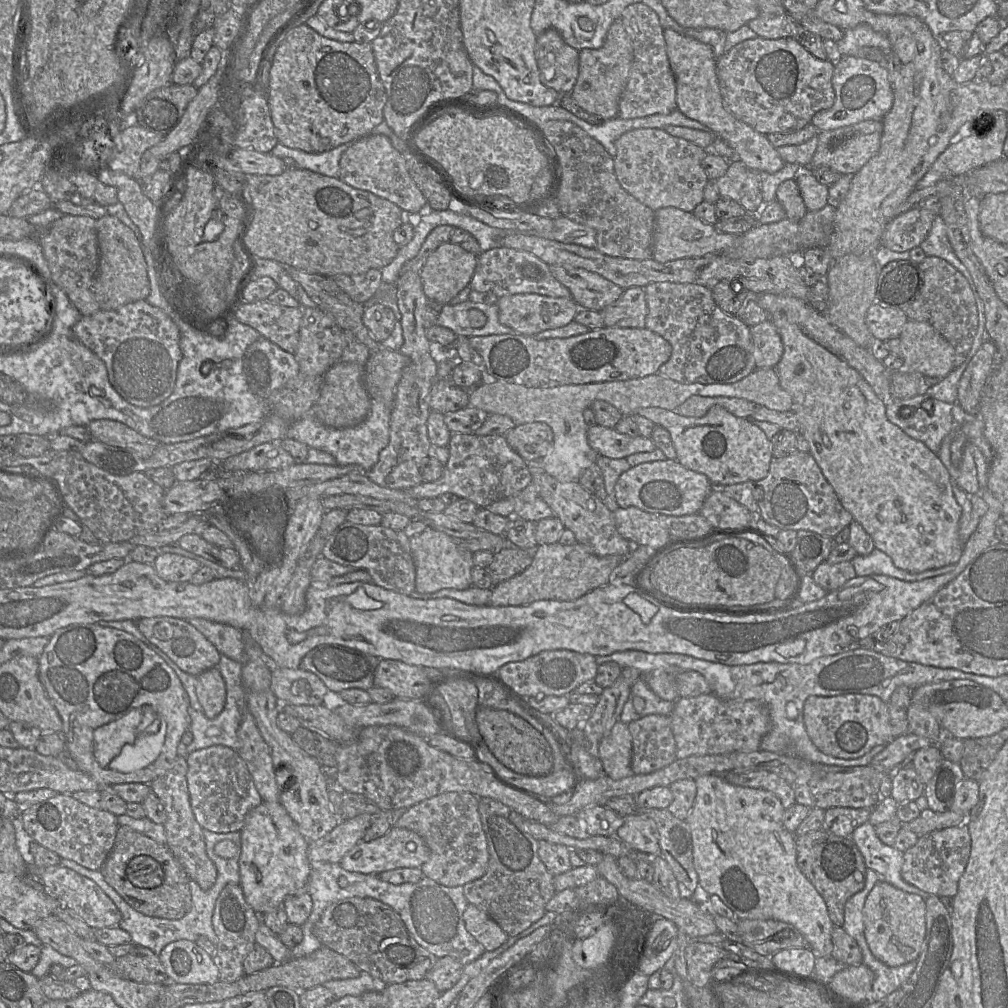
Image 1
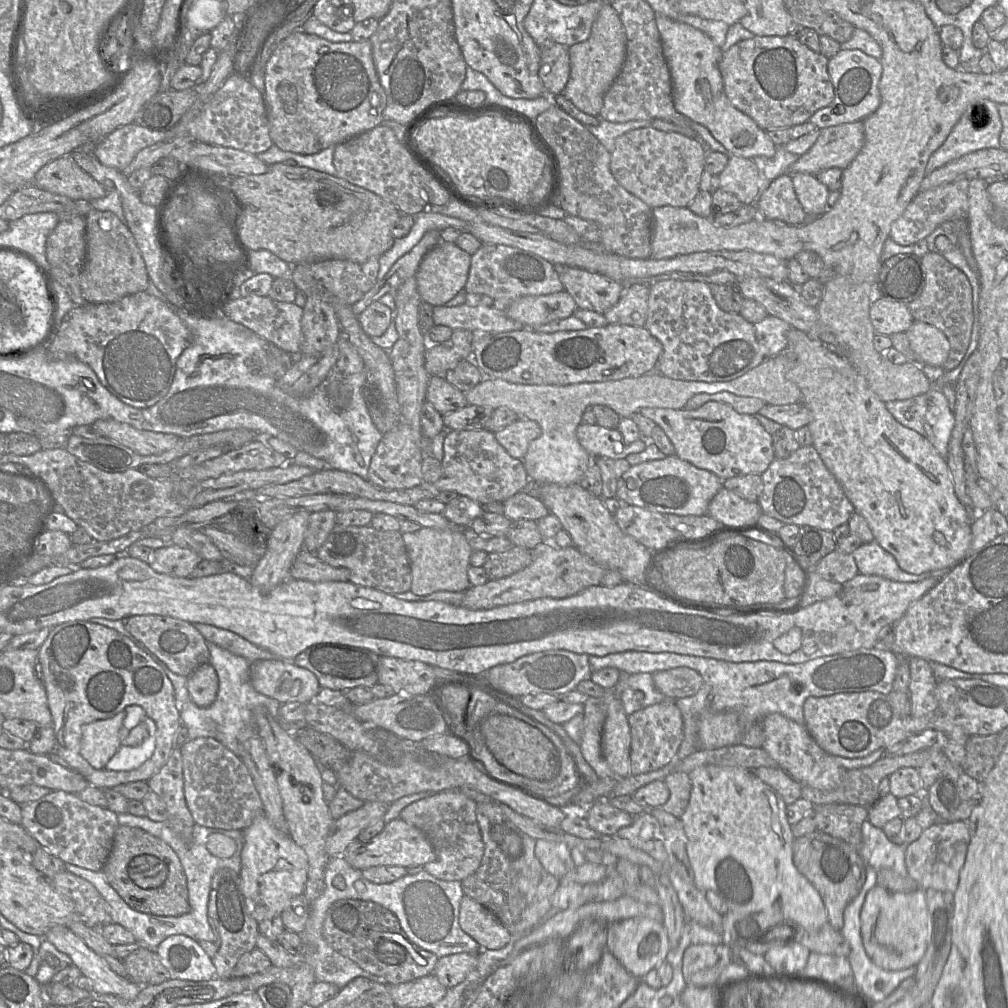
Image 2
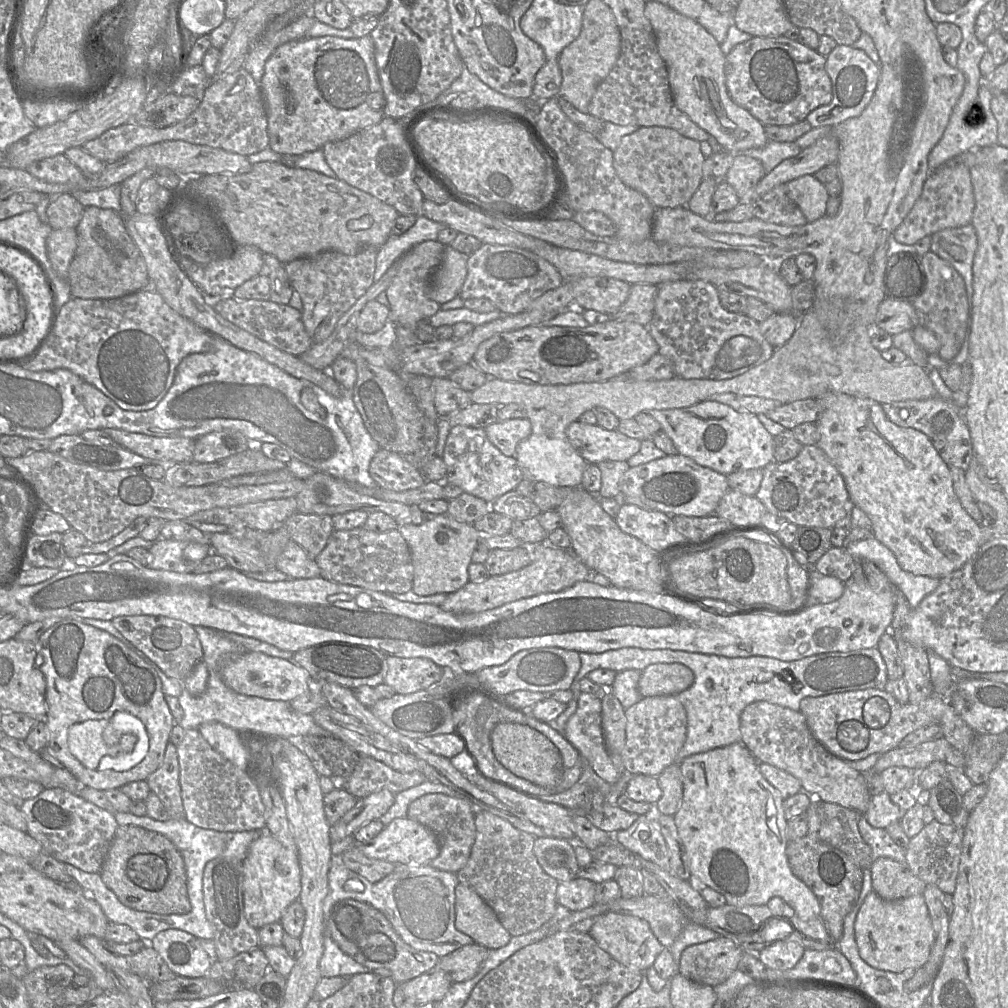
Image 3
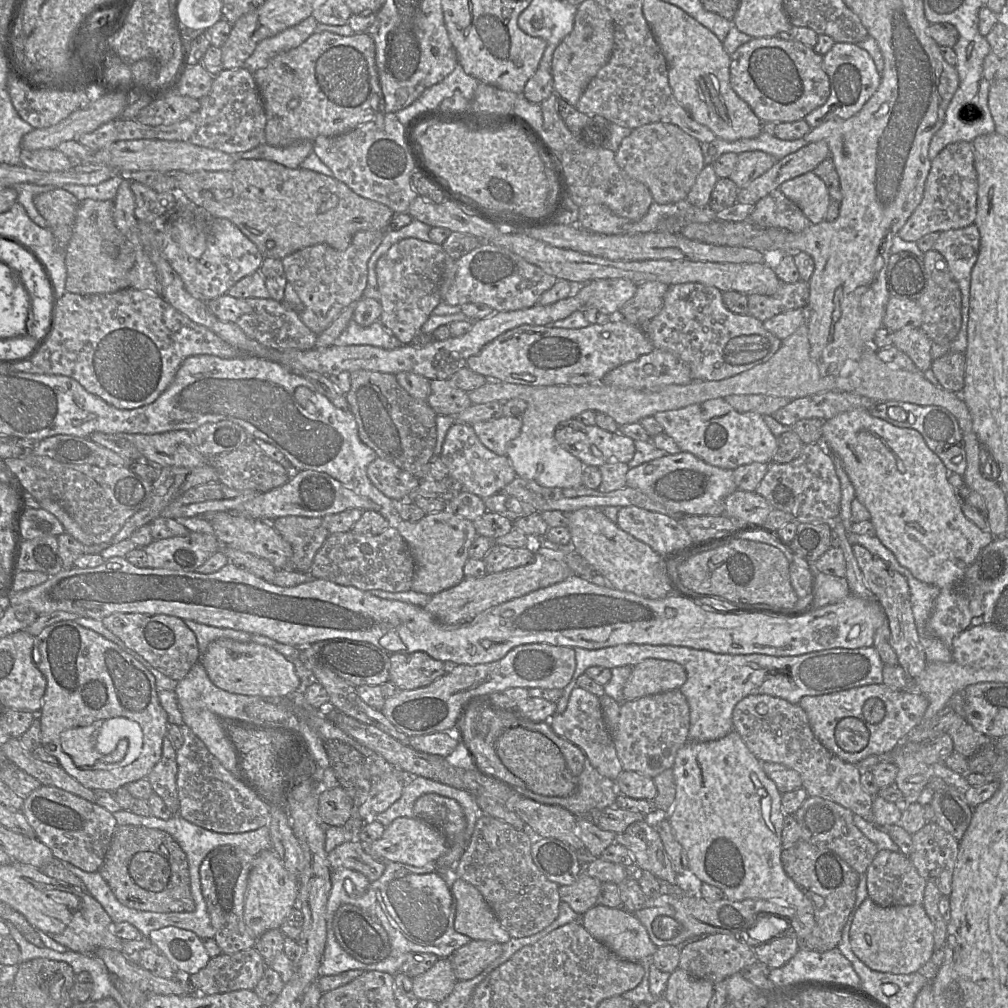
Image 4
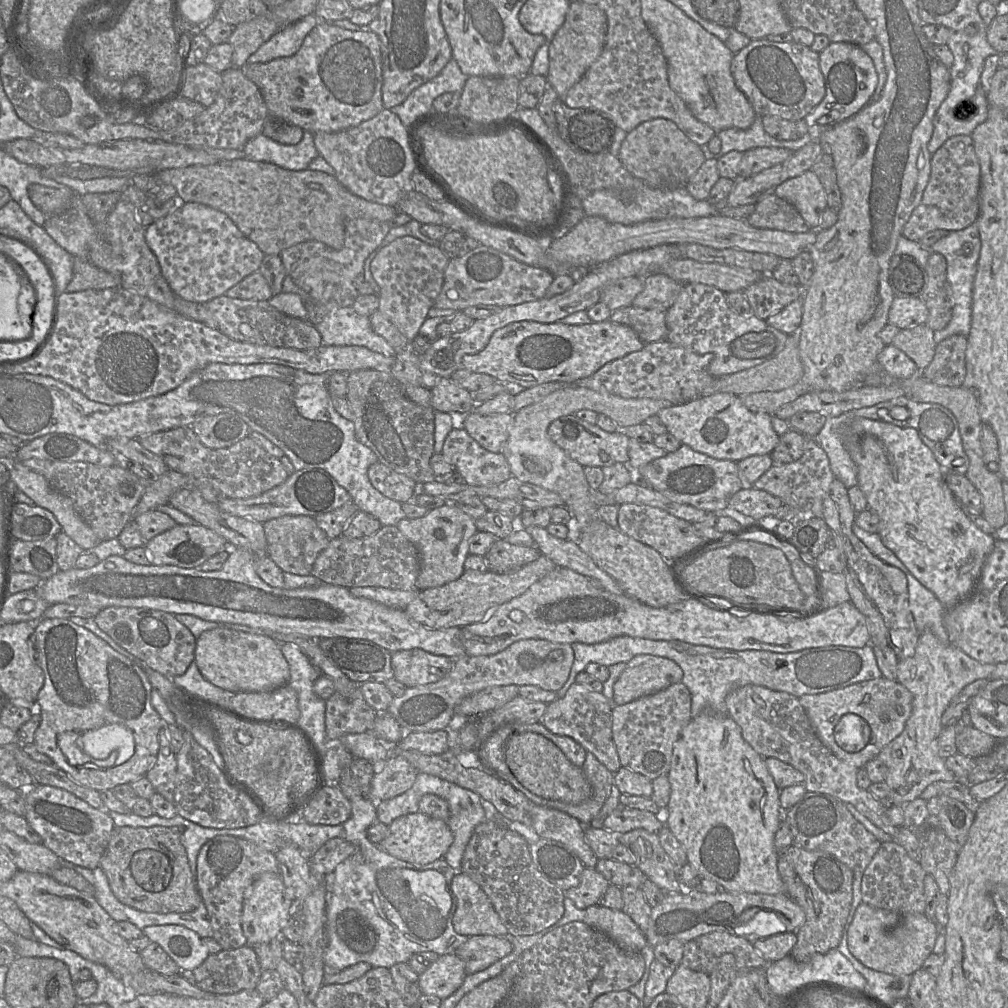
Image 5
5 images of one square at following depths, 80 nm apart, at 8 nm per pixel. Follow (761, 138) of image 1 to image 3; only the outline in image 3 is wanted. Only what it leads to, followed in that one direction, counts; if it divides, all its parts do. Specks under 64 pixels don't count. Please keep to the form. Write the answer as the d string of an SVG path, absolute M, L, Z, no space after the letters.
M657 1L646 2L645 16L651 23L658 52L666 65L675 106L697 126L714 137L721 147L731 154L740 154L750 148L764 147L769 141L765 126L748 110L736 104L728 93L725 75L727 55L724 55L716 39L696 21Z

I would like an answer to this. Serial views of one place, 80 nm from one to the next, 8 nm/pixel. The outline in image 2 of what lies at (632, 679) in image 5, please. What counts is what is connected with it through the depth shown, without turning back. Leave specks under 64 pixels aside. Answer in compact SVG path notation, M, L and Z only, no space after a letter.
M677 667L652 674L655 688L667 699L680 699L696 694L703 679L694 669Z

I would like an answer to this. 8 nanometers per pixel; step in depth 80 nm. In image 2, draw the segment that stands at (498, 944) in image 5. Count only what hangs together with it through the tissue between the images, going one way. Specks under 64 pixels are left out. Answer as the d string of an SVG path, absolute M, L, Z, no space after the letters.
M461 952L440 957L432 972L442 985L451 988L464 981L477 964L477 954Z

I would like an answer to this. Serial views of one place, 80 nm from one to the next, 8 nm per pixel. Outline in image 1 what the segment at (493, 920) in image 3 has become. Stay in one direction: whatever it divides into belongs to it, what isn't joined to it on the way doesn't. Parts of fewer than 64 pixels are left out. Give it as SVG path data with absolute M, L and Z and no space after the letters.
M468 903L463 919L467 931L485 948L493 951L504 944L508 934L486 914L473 904Z

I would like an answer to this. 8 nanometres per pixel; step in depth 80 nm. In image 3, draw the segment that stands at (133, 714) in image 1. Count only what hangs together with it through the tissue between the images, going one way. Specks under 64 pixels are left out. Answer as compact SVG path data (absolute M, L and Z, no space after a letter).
M88 720L72 725L68 730L68 747L73 756L86 768L97 770L105 755L120 756L119 742L109 746L103 739L103 732L109 720Z

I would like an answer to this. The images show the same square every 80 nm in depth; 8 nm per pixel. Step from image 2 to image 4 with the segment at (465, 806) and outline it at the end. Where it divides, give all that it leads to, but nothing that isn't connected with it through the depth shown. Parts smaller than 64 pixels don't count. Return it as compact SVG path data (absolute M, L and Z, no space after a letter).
M429 793L419 797L413 808L414 817L427 822L443 832L448 840L448 849L435 863L440 866L454 868L465 852L469 843L466 841L466 818L461 805L454 799L447 798L435 793Z

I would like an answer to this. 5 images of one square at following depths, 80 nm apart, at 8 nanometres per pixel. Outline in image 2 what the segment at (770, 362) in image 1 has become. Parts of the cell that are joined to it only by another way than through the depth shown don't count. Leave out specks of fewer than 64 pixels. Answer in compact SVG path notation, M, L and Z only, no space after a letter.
M771 315L754 324L756 339L766 357L776 356L786 349L790 328L786 321Z

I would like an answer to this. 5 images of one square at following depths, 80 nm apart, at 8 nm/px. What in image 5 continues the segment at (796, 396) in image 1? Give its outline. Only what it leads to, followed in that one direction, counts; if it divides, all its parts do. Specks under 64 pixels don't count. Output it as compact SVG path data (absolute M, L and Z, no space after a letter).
M856 417L848 424L846 428L844 433L844 442L852 460L857 467L857 485L867 500L868 508L876 513L879 518L878 533L881 537L882 543L896 555L896 557L923 586L934 593L946 610L969 597L974 590L983 564L989 553L992 551L996 539L994 535L988 535L982 532L965 515L961 505L956 501L945 482L944 475L946 471L937 462L933 452L921 440L918 432L913 428L901 428L880 420Z

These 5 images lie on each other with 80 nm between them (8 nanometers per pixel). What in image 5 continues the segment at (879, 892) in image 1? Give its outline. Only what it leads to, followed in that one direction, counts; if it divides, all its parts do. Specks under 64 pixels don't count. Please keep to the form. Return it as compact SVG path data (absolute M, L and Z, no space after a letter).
M861 903L848 930L848 949L869 969L895 976L912 976L933 953L939 929L924 914L902 914Z

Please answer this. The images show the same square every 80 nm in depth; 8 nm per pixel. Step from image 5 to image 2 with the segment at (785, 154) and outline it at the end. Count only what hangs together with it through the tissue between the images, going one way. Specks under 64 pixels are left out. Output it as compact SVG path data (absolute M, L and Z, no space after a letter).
M730 156L728 165L716 178L715 188L734 194L743 205L756 205L760 195L760 177L750 158Z

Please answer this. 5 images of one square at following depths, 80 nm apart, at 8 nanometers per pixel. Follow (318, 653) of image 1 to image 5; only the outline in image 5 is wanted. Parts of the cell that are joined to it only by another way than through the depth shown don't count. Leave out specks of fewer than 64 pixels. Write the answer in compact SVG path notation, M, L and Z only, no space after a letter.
M332 637L319 639L318 645L325 656L356 684L385 683L394 678L392 653L371 641Z

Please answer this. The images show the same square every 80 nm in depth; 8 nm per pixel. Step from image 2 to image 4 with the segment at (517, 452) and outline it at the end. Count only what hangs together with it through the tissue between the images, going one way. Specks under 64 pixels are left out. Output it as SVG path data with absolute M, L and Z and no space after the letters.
M501 416L472 425L481 443L497 455L506 455L507 445L521 431L520 417Z

